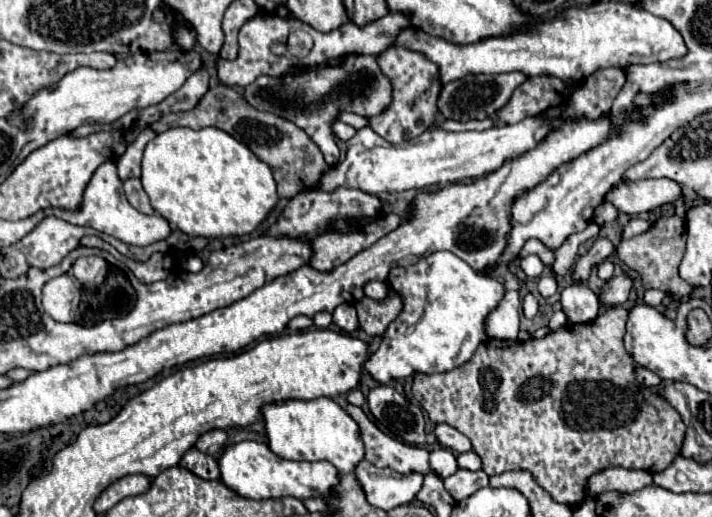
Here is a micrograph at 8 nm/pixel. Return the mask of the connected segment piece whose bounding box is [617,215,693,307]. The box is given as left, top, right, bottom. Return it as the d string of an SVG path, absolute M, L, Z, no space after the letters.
M673 215L673 217L661 217L657 223L651 225L651 229L643 235L631 237L621 241L619 249L617 249L617 257L633 271L643 275L643 287L645 289L663 289L663 291L671 291L673 297L665 297L663 305L667 307L671 301L679 301L681 297L687 297L693 293L693 287L685 281L681 281L677 267L681 263L681 253L683 253L683 245L685 245L685 223L681 217Z

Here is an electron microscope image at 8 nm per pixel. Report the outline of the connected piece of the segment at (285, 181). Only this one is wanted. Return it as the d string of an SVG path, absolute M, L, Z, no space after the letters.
M217 85L209 89L195 109L163 115L157 123L151 125L151 129L157 133L173 127L215 127L245 143L261 161L271 165L277 181L277 193L281 199L291 199L305 189L315 189L321 175L329 169L319 147L313 143L313 139L309 139L309 135L305 135L305 131L301 131L295 123L289 123L289 119L281 119L279 115L269 115L265 111L249 107L249 103L245 103L245 97L227 85Z

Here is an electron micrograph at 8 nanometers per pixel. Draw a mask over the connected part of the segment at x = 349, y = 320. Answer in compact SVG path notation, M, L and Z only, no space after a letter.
M343 303L333 311L333 323L345 331L345 333L355 333L359 327L359 319L357 319L357 311L353 305Z

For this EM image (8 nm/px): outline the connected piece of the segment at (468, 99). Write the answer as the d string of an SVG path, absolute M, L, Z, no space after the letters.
M499 73L499 75L467 75L463 79L451 81L443 85L443 93L439 95L439 111L447 119L467 121L467 119L485 119L491 117L497 109L501 109L511 93L525 81L523 73Z

